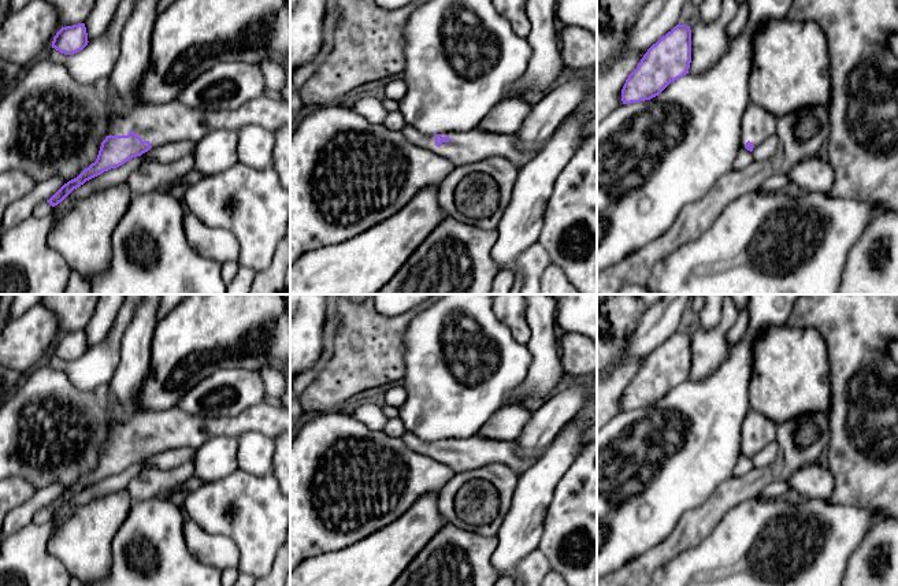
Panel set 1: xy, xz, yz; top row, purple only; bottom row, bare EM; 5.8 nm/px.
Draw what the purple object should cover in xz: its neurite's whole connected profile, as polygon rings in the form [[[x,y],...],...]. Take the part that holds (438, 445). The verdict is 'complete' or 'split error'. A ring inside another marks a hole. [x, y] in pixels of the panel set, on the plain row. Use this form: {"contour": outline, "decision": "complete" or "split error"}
{"contour": [[[407,431],[401,440],[411,450],[452,467],[456,474],[504,464],[520,476],[537,463],[522,457],[515,441],[482,438],[478,434],[428,442]]], "decision": "split error"}

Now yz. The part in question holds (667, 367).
{"contour": [[[676,331],[643,361],[621,396],[623,411],[658,403],[671,389],[689,381],[691,370],[691,337]]], "decision": "complete"}

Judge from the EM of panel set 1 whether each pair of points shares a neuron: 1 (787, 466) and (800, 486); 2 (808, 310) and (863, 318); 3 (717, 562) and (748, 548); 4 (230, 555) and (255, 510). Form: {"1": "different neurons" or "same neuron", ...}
{"1": "different neurons", "2": "same neuron", "3": "same neuron", "4": "different neurons"}

